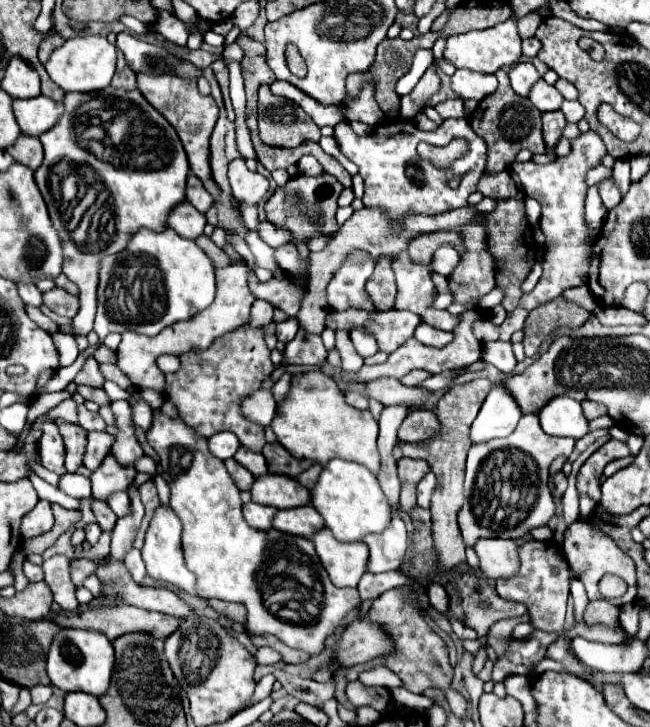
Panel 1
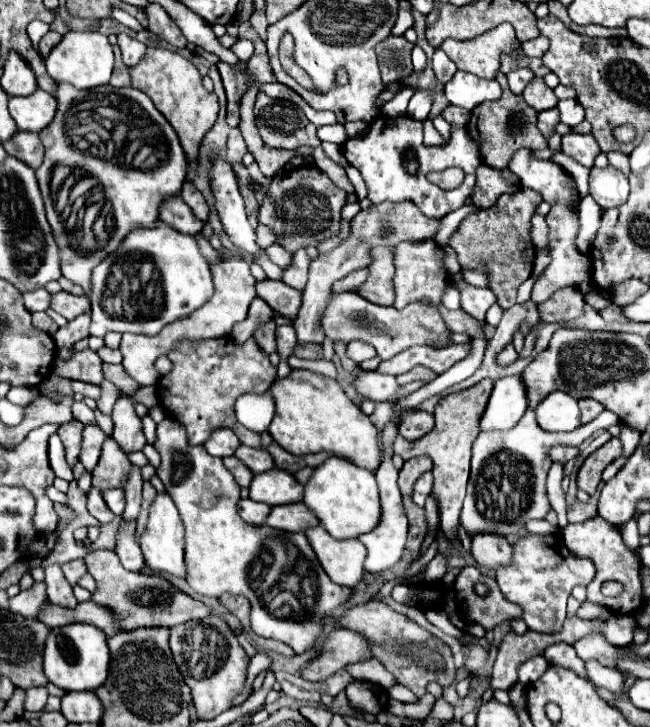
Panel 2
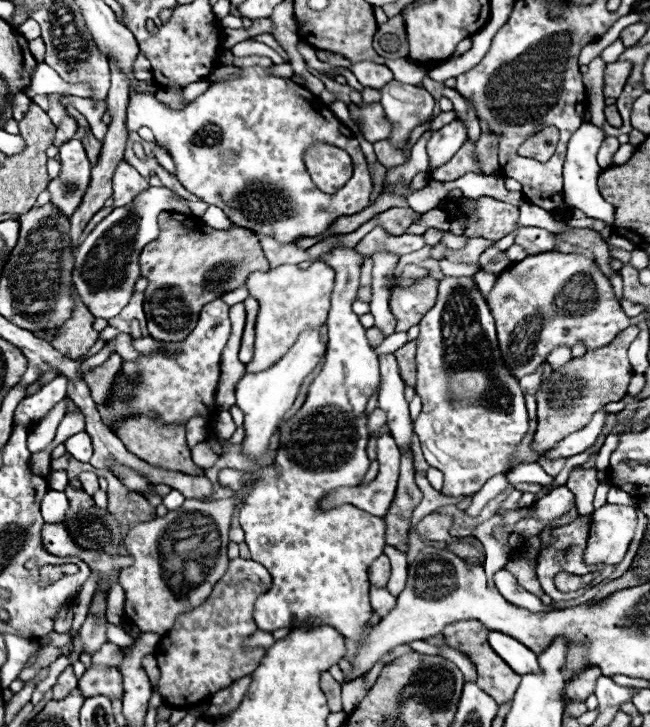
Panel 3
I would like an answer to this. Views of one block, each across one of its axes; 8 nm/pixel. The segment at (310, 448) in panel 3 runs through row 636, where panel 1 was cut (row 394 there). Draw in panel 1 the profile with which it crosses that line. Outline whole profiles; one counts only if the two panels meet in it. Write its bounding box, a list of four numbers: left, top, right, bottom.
[346,392,368,410]

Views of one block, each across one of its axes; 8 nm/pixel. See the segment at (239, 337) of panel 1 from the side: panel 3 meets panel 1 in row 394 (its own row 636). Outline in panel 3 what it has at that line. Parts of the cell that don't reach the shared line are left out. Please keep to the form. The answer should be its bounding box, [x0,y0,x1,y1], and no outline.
[154,560,272,708]

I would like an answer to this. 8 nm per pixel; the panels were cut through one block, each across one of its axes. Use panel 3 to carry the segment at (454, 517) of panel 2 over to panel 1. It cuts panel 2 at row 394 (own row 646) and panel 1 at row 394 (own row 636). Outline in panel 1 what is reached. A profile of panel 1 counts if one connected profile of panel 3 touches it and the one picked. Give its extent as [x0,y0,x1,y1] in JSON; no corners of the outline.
[398,380,492,570]

